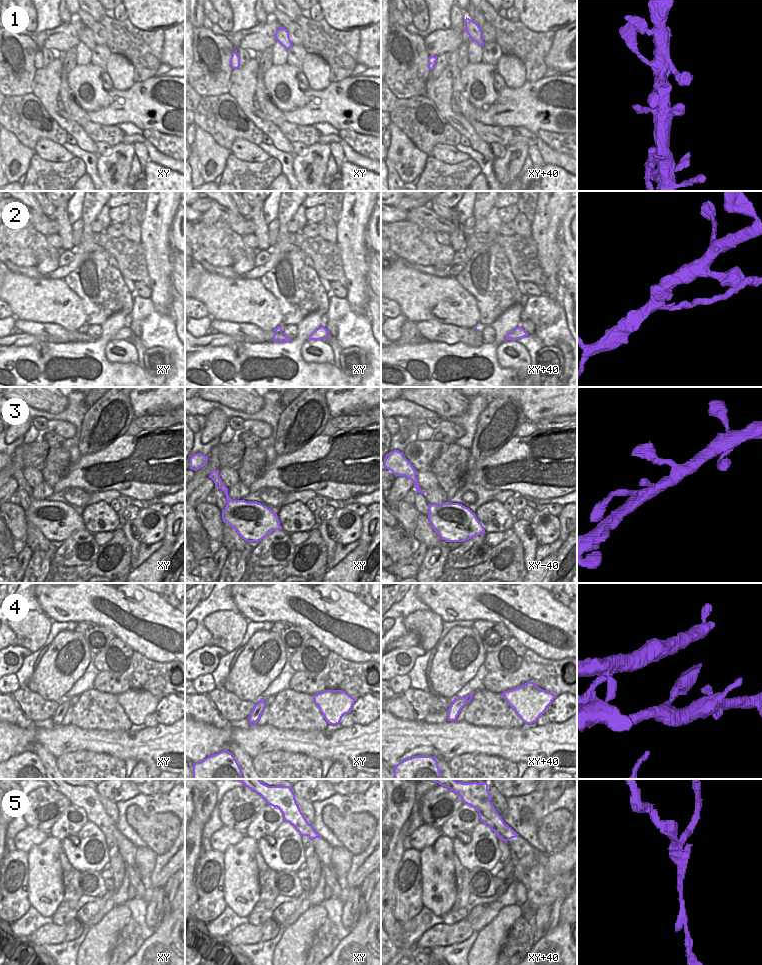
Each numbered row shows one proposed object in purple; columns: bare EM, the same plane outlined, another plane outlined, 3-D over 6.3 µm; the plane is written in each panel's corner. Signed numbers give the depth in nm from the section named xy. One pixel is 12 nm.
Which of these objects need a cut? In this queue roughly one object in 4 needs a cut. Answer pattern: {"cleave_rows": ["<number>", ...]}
{"cleave_rows": ["2", "5"]}

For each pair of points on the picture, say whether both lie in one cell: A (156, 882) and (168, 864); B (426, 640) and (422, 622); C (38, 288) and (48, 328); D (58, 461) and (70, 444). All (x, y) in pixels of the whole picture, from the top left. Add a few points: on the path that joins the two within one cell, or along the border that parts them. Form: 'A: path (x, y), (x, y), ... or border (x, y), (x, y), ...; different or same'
A: path (159, 878), (164, 868); same
B: path (426, 636), (426, 626); same
C: border (24, 319), (58, 323), (69, 331); different
D: border (60, 446), (69, 452), (71, 462); different

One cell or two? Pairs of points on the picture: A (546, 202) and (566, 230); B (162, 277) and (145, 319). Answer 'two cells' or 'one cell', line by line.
A: two cells
B: two cells

